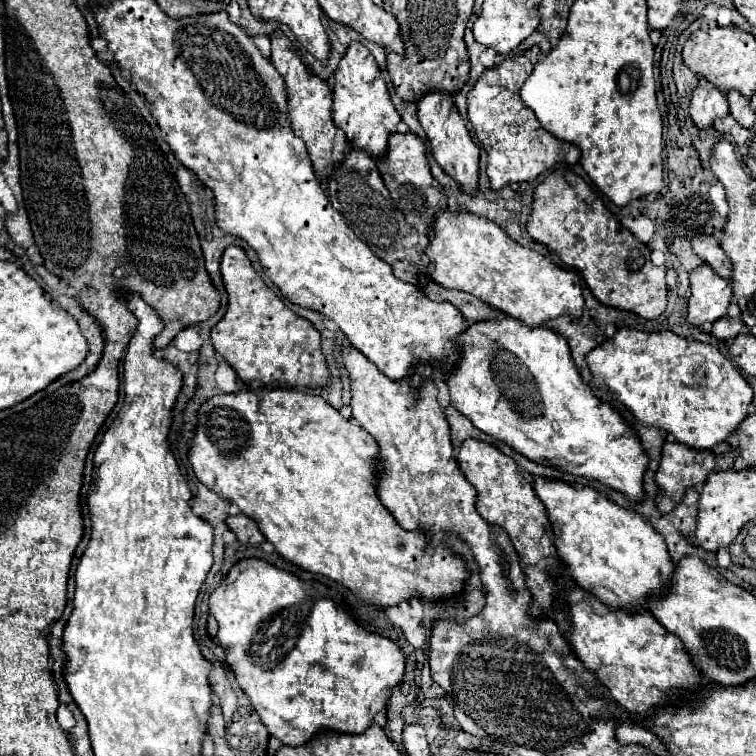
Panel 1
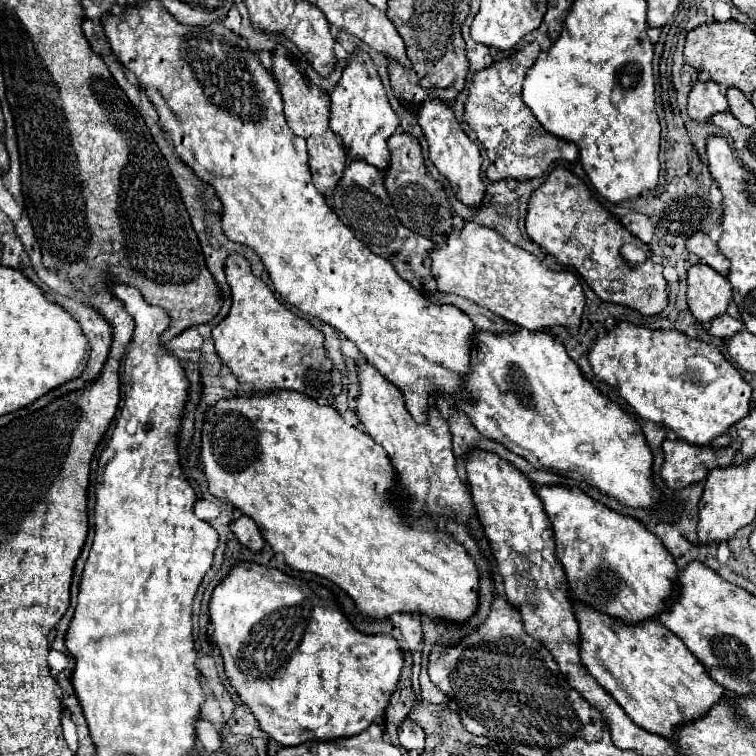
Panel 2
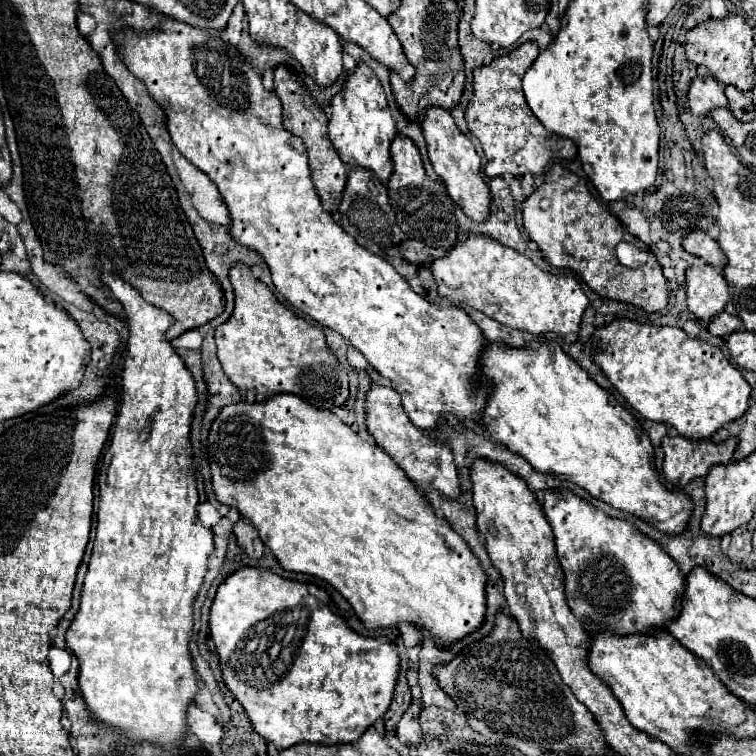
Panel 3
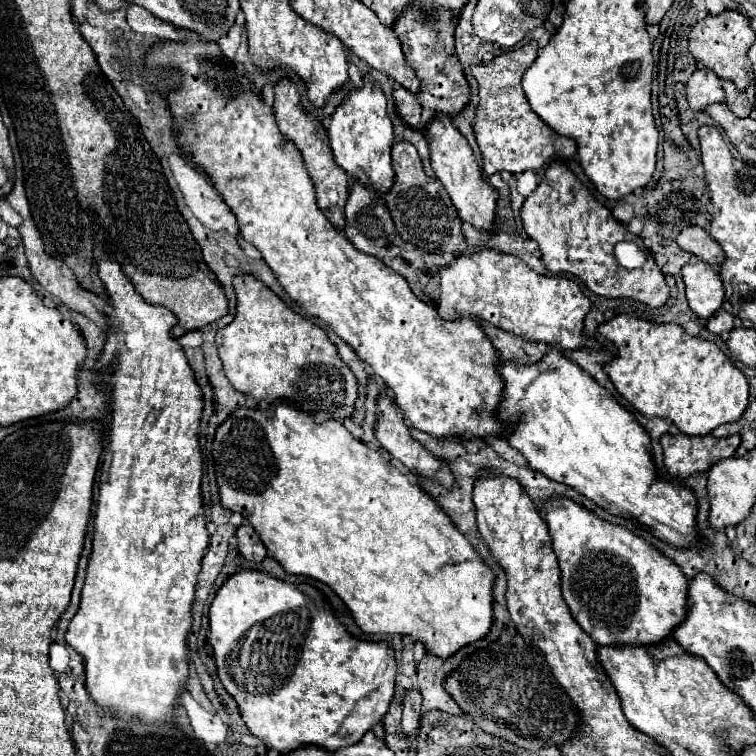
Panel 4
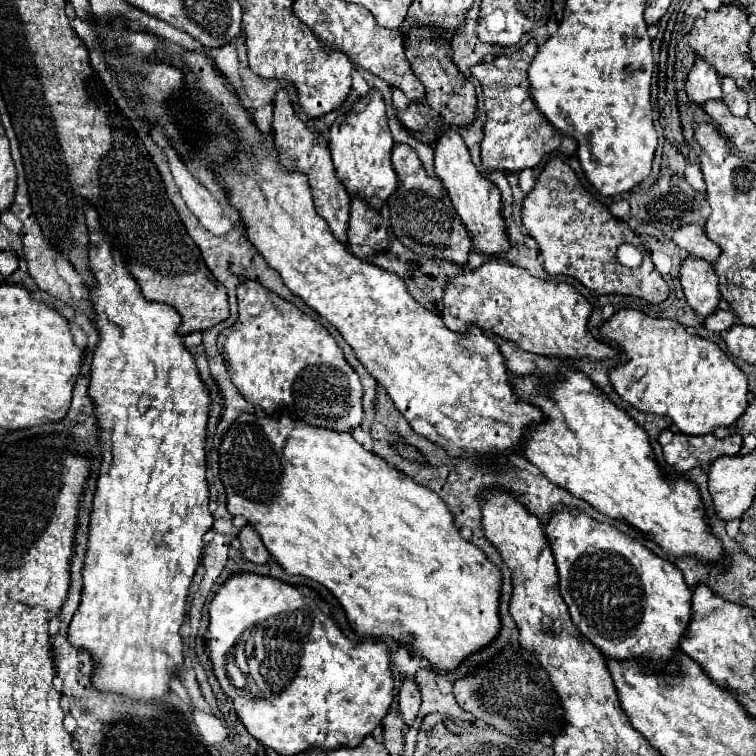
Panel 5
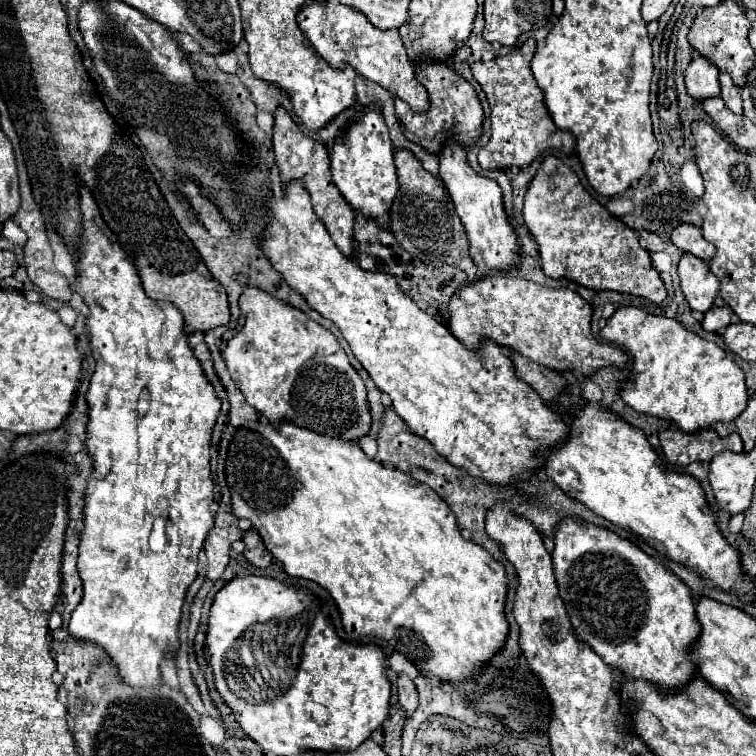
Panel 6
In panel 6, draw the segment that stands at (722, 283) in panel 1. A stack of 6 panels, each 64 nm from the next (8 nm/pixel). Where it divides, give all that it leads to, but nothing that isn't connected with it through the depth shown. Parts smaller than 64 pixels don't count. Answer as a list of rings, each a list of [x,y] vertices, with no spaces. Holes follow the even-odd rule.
[[[684,254],[678,262],[680,288],[692,310],[708,312],[718,294],[718,278],[710,272],[708,264],[692,254]]]

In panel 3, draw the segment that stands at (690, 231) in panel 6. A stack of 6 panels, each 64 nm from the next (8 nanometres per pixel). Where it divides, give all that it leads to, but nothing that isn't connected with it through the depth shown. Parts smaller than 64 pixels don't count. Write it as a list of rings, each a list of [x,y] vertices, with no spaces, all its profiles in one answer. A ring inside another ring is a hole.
[[[692,230],[690,234],[686,234],[682,238],[682,248],[694,256],[700,256],[706,260],[706,264],[710,264],[716,270],[724,270],[726,266],[726,256],[720,250],[718,242],[712,240],[706,232],[702,230]]]

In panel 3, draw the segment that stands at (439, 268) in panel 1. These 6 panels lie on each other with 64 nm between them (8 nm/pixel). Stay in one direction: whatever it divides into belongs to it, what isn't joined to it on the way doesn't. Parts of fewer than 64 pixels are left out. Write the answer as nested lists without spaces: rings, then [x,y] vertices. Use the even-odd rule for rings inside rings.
[[[474,234],[468,236],[462,244],[452,246],[444,258],[434,260],[432,274],[438,282],[438,294],[454,306],[466,304],[474,310],[484,312],[486,316],[490,316],[492,320],[496,320],[508,328],[524,330],[524,332],[540,336],[540,338],[562,336],[568,344],[578,340],[580,318],[588,306],[588,298],[572,274],[544,272],[534,262],[530,262],[526,256],[518,254],[516,250],[502,246],[496,240],[490,240],[486,236],[474,236]]]

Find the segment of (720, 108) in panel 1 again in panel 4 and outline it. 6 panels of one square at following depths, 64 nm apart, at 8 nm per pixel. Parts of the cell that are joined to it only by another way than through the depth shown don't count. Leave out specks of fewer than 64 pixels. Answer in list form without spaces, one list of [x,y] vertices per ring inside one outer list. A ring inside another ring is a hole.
[[[698,66],[686,82],[686,94],[692,110],[704,110],[710,104],[724,102],[722,80],[710,68],[704,66]]]

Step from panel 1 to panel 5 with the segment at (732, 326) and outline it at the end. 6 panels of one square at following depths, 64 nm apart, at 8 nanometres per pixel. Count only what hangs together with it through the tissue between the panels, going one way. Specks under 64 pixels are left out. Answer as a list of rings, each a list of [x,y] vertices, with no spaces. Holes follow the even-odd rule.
[[[714,310],[714,312],[706,318],[706,322],[704,322],[706,330],[716,332],[716,334],[726,332],[732,324],[734,324],[734,314],[732,314],[730,310]]]

